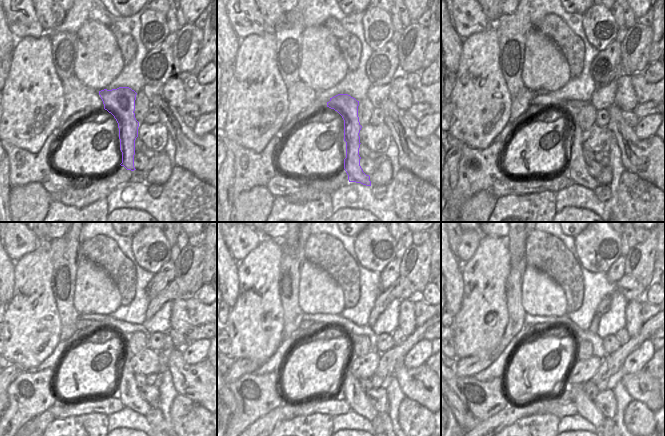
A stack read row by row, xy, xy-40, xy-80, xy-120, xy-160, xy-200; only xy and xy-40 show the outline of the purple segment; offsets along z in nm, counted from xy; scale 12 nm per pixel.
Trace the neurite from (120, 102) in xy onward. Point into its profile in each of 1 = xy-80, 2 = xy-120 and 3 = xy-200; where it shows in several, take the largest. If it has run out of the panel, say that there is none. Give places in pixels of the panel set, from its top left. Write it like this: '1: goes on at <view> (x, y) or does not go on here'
1: goes on at xy-80 (576, 169)
2: goes on at xy-120 (128, 392)
3: goes on at xy-200 (585, 406)

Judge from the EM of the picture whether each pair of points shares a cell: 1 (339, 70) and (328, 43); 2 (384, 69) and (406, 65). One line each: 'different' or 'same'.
1: same
2: different

